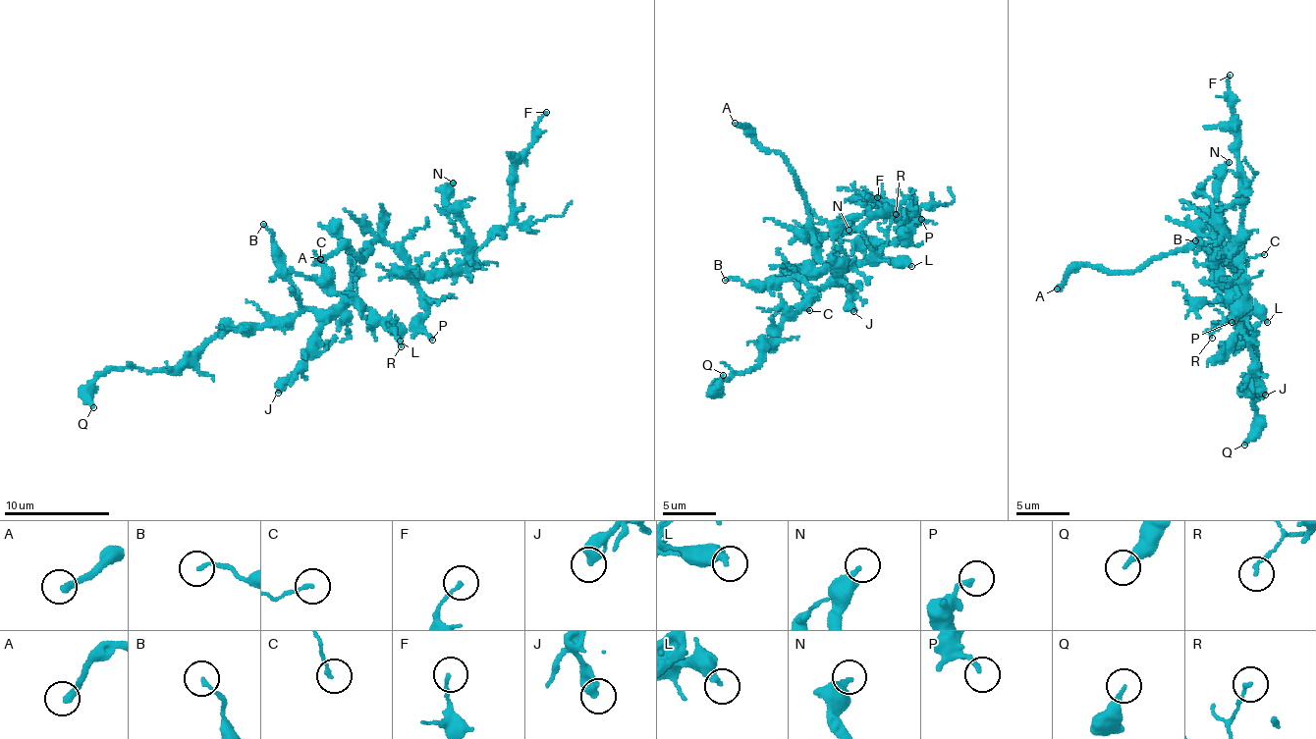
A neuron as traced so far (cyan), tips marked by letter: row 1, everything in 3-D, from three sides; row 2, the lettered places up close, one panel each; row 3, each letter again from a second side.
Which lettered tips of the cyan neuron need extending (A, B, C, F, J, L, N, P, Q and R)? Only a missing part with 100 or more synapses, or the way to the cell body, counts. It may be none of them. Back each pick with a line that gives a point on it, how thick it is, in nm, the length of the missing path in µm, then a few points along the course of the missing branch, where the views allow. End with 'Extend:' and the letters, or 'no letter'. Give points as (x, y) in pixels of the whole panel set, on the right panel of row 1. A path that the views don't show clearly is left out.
A: (1057, 289) | 280 nm | 50 µm | (1057, 289), (1045, 292), (1064, 278), (1057, 196), (1039, 150), (1046, 128), (1082, 119), (1086, 61)
Extend: A

